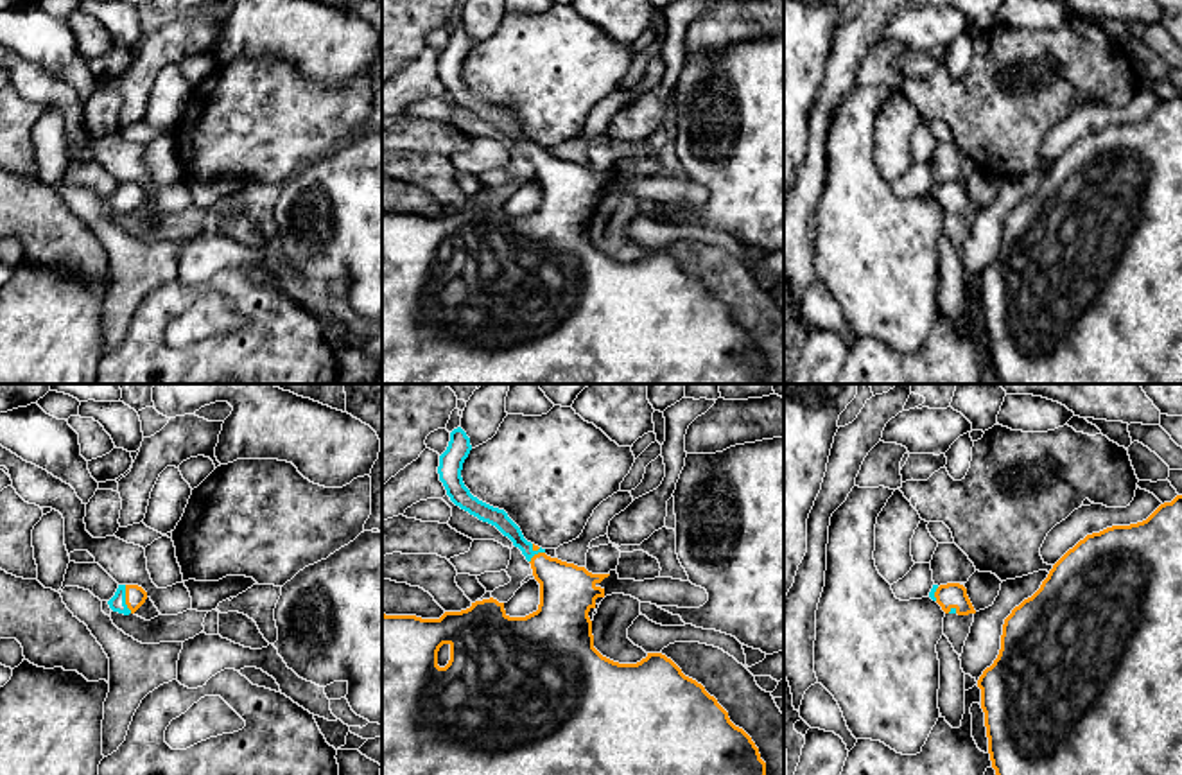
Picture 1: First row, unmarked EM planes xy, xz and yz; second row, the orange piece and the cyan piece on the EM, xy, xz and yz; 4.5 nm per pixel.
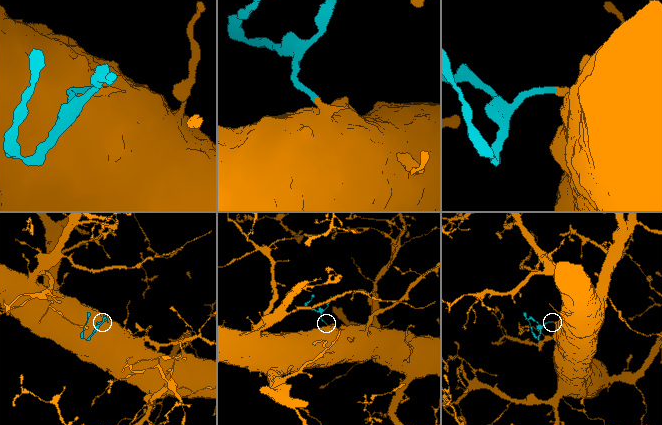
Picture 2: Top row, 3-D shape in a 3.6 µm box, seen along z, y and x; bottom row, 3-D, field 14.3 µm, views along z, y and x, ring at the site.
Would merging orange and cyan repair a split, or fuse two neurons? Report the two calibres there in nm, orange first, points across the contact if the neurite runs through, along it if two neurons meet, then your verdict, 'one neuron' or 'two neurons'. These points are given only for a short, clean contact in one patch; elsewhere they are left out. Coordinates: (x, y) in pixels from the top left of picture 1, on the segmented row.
260/80 nm | across xz (567, 592), (535, 555), (497, 517) | one neuron

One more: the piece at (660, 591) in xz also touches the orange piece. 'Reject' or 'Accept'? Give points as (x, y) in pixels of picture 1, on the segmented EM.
Accept

